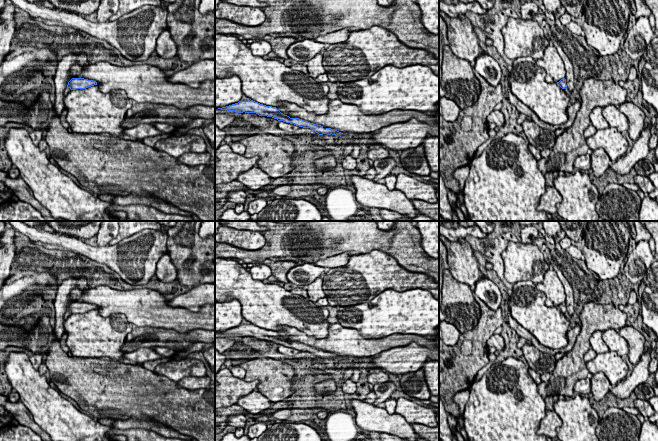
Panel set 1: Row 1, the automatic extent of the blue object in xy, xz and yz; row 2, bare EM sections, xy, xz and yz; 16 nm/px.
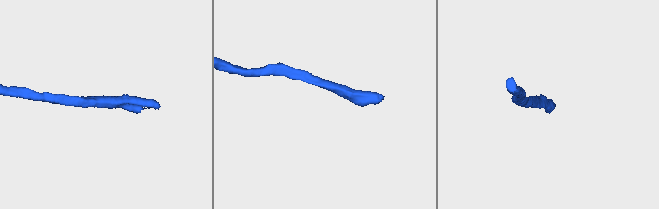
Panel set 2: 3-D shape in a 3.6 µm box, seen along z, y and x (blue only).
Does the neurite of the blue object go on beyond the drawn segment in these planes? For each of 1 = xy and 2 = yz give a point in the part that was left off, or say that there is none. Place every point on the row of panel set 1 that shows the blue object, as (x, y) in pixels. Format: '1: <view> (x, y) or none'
1: none
2: none

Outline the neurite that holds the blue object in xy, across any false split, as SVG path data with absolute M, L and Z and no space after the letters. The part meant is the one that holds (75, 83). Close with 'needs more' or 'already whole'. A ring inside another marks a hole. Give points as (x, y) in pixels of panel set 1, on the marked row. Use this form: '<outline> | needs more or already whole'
M72 78L68 82L67 88L70 88L71 90L86 89L94 85L97 85L96 81L88 80L84 78Z | already whole

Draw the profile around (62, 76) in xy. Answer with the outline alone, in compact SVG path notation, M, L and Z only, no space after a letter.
M68 54L63 56L62 60L58 62L57 70L55 73L54 111L56 117L59 117L65 109L64 90L67 88L68 82L72 78L76 78L70 73L70 68L75 63L78 63L80 66L87 66L89 64L88 57L85 54Z

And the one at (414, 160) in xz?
M423 144L403 150L400 155L400 162L408 172L419 176L429 176L432 172L425 156Z

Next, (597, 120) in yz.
M596 107L594 108L589 117L591 124L595 127L596 130L606 129L609 127L609 124L603 117L603 108L602 107Z

